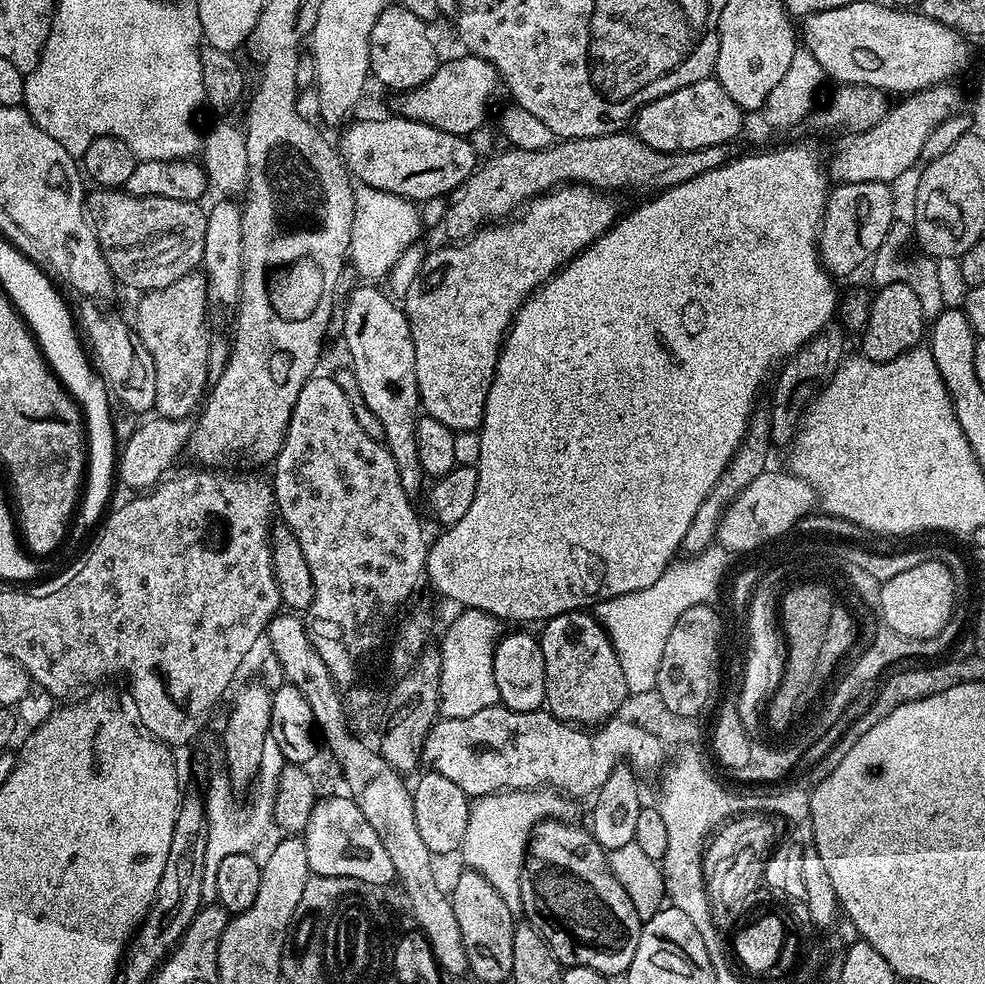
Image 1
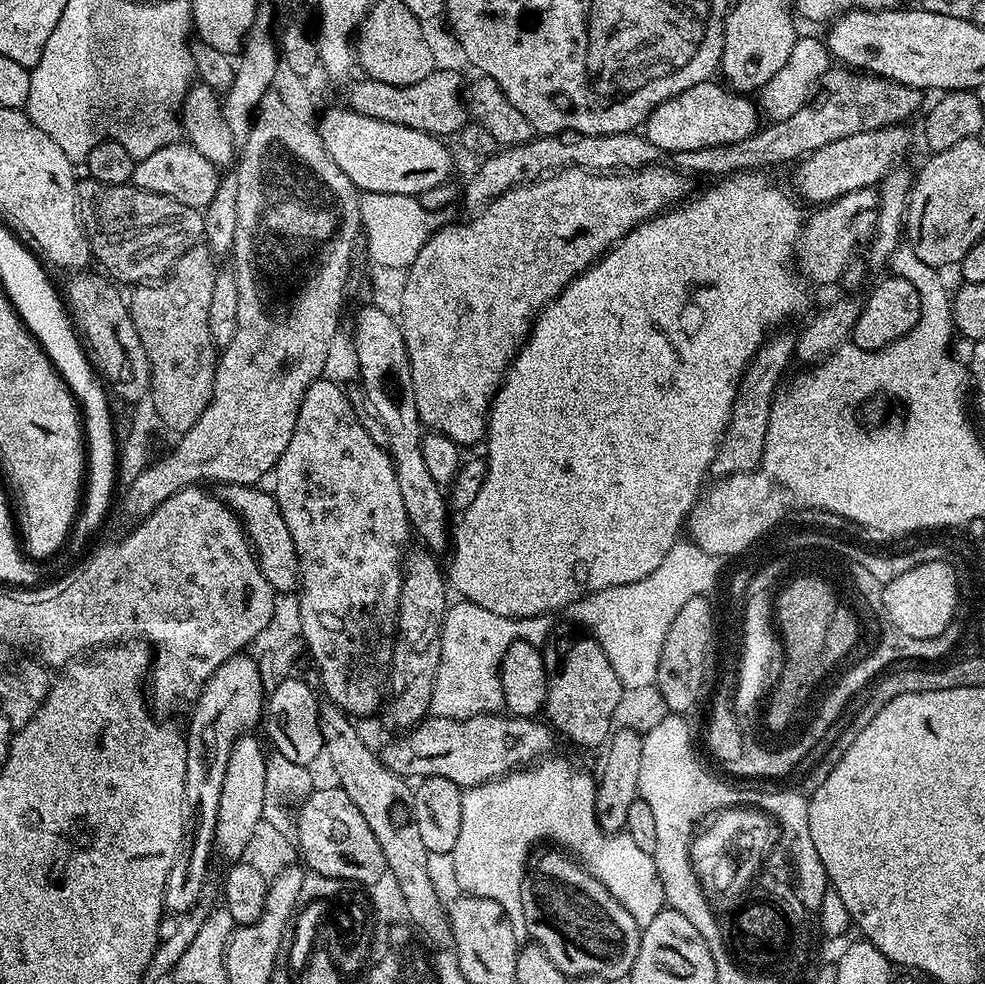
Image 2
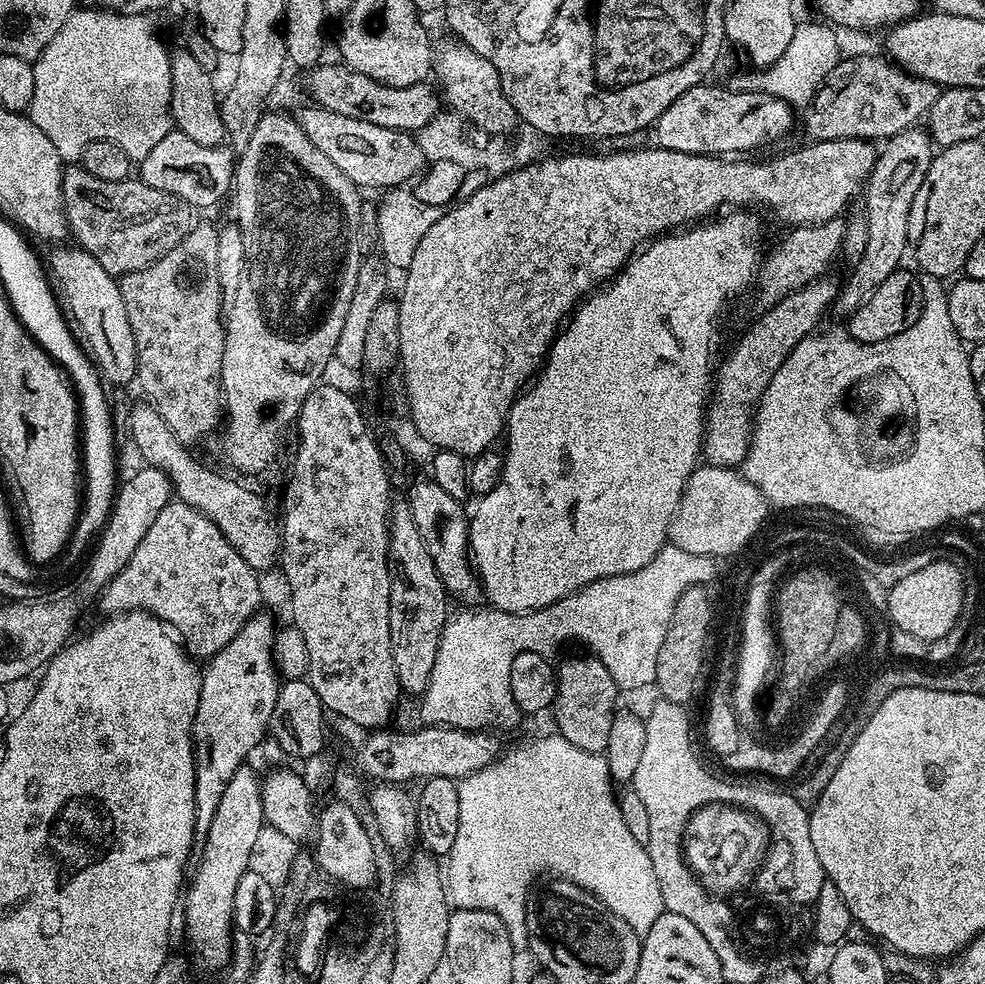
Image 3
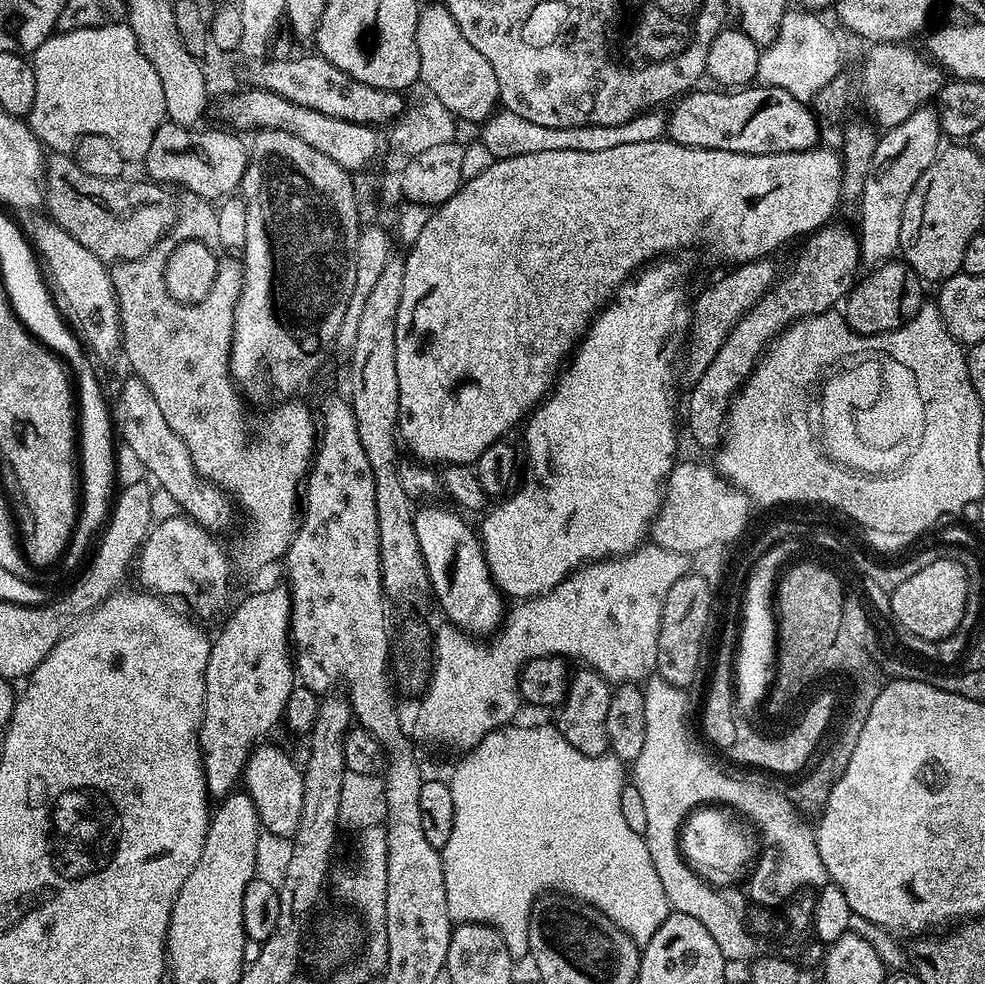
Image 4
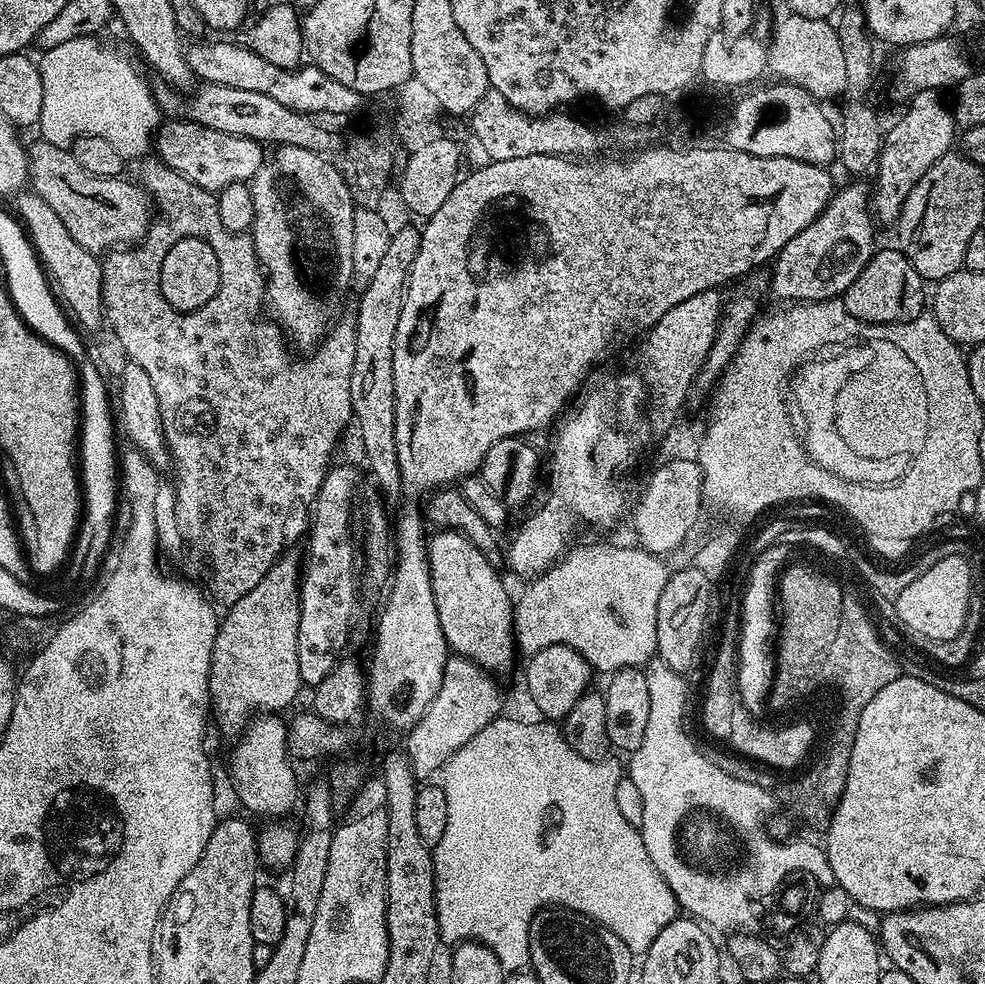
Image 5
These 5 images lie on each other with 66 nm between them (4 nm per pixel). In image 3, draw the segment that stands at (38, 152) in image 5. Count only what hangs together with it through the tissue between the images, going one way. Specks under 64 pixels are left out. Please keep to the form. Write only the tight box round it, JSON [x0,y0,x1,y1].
[62,166,194,278]

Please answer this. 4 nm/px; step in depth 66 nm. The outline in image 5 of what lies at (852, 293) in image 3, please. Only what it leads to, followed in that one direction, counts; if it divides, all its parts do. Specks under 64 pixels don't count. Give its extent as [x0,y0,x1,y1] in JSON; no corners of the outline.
[870,90,958,225]

